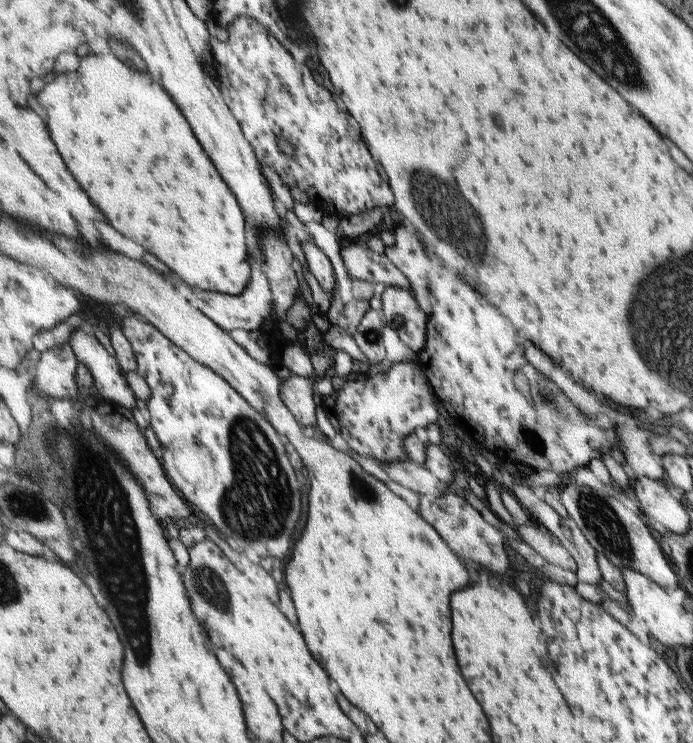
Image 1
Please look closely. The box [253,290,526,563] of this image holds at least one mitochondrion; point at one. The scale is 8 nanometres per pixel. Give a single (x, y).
(358, 485)

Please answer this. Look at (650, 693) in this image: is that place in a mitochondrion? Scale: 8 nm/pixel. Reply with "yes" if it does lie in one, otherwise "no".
no

